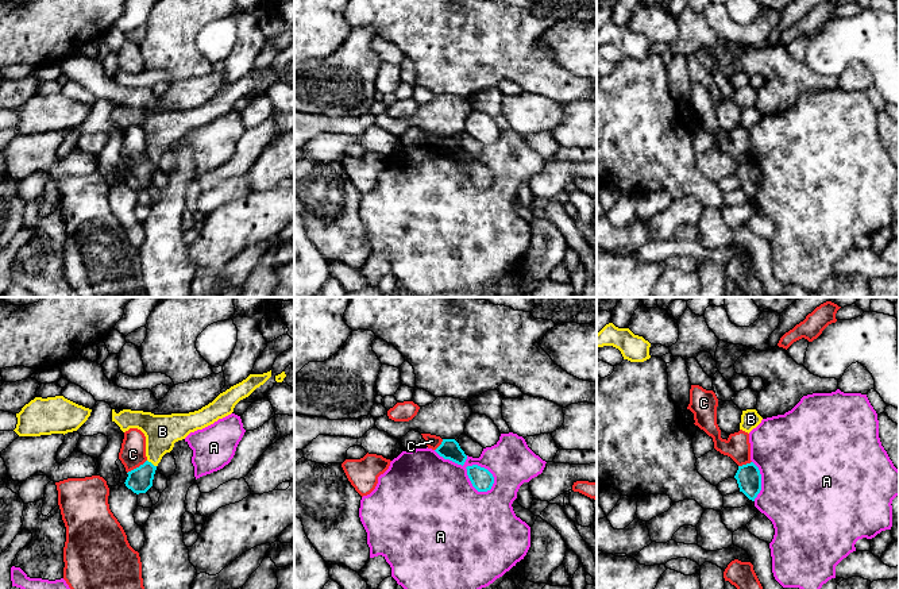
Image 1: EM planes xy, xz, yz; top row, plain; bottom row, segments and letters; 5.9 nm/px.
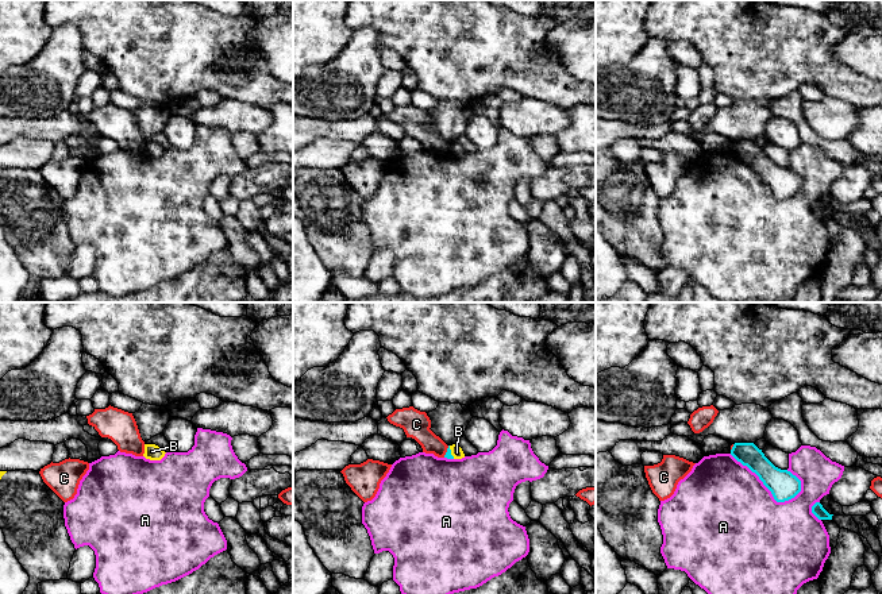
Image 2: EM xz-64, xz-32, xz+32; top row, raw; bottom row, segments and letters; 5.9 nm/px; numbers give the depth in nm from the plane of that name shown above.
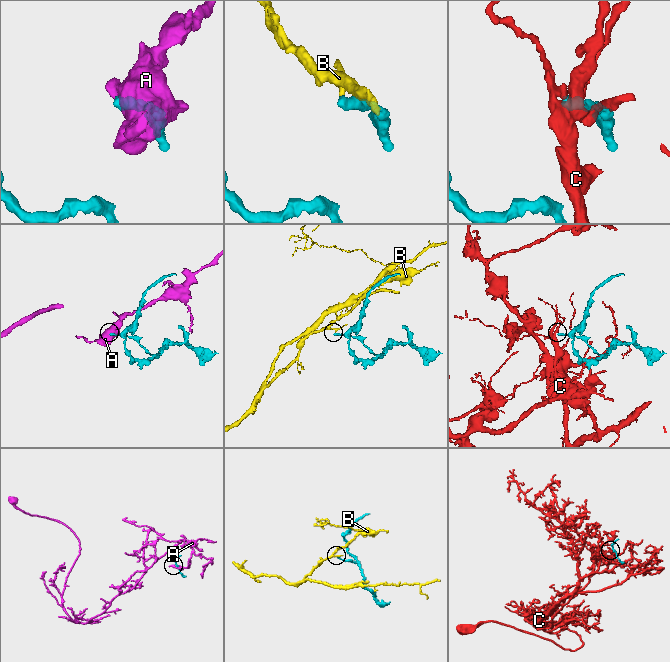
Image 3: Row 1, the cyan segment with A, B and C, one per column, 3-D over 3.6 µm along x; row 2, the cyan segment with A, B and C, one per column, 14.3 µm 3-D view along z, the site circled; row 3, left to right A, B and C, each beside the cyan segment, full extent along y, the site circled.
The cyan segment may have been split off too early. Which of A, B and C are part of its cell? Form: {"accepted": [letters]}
{"accepted": []}

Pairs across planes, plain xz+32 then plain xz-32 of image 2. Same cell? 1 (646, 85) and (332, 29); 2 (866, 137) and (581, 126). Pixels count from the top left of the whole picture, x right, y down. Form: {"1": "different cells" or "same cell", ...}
{"1": "different cells", "2": "same cell"}

